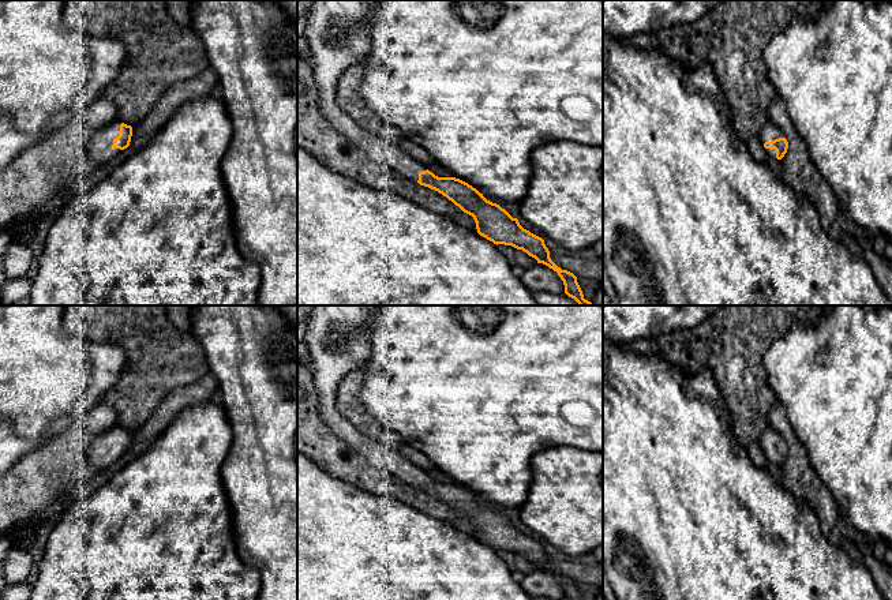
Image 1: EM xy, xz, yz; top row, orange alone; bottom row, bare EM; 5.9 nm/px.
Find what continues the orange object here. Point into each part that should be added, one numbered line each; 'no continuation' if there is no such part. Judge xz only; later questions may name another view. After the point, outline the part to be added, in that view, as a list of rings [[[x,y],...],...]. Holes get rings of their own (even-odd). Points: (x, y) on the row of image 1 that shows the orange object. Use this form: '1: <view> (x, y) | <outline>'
1: xz (338, 33) | [[[368,0],[304,1],[307,4],[306,41],[308,46],[308,64],[318,86],[322,116],[370,160],[389,166],[417,183],[419,173],[427,170],[427,166],[417,162],[401,147],[361,130],[336,102],[336,89],[341,74],[353,63],[363,61],[371,50],[372,19],[376,4],[371,5]]]

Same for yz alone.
1: yz (768, 132) | [[[769,120],[762,125],[762,128],[760,130],[758,132],[758,138],[760,140],[762,142],[762,145],[765,142],[772,142],[775,139],[779,139],[779,138],[784,138],[783,132],[776,127],[773,125]]]

